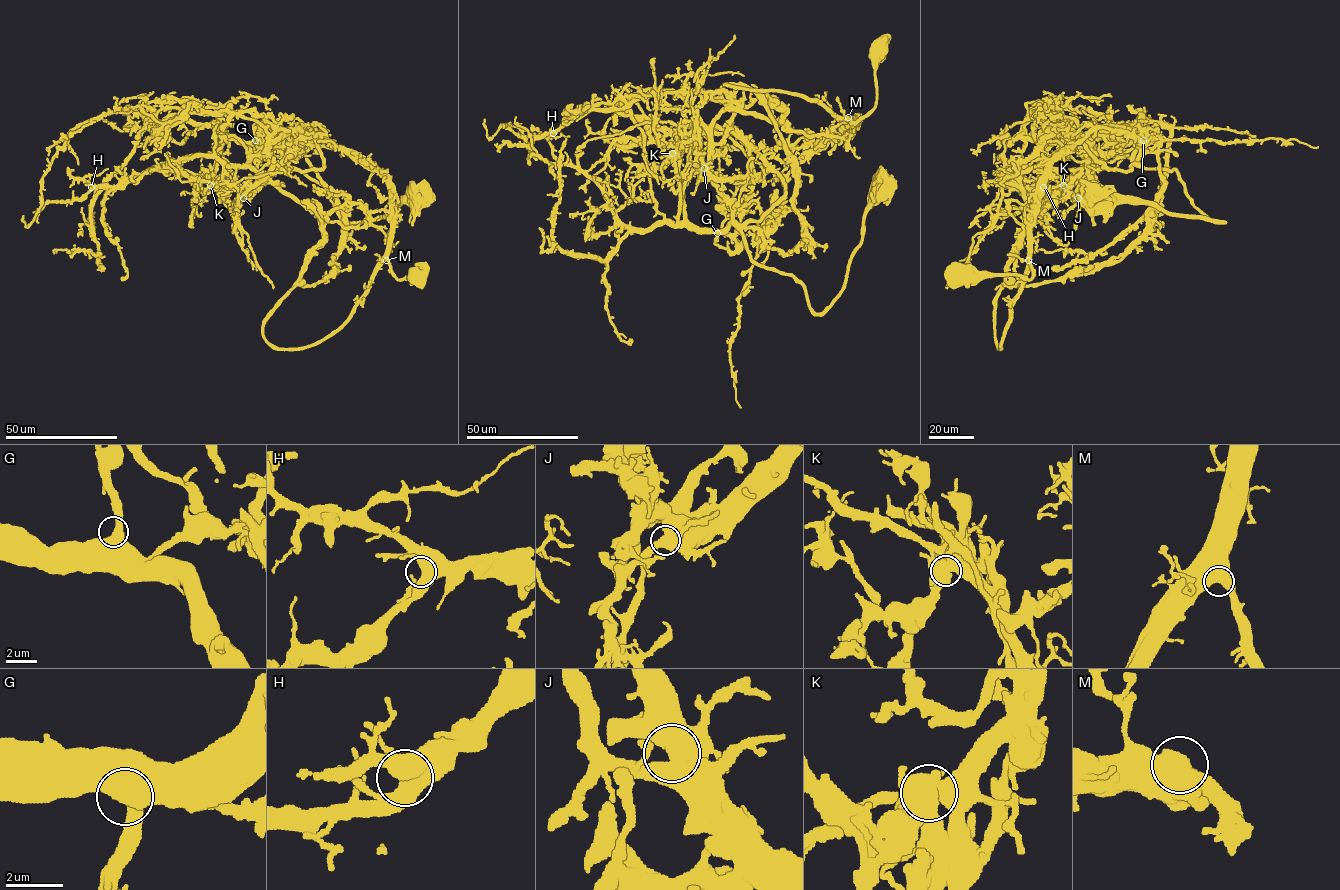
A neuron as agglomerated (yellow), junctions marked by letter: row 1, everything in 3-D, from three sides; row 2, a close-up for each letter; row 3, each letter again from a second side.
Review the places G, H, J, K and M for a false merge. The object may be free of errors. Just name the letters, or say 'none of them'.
K

